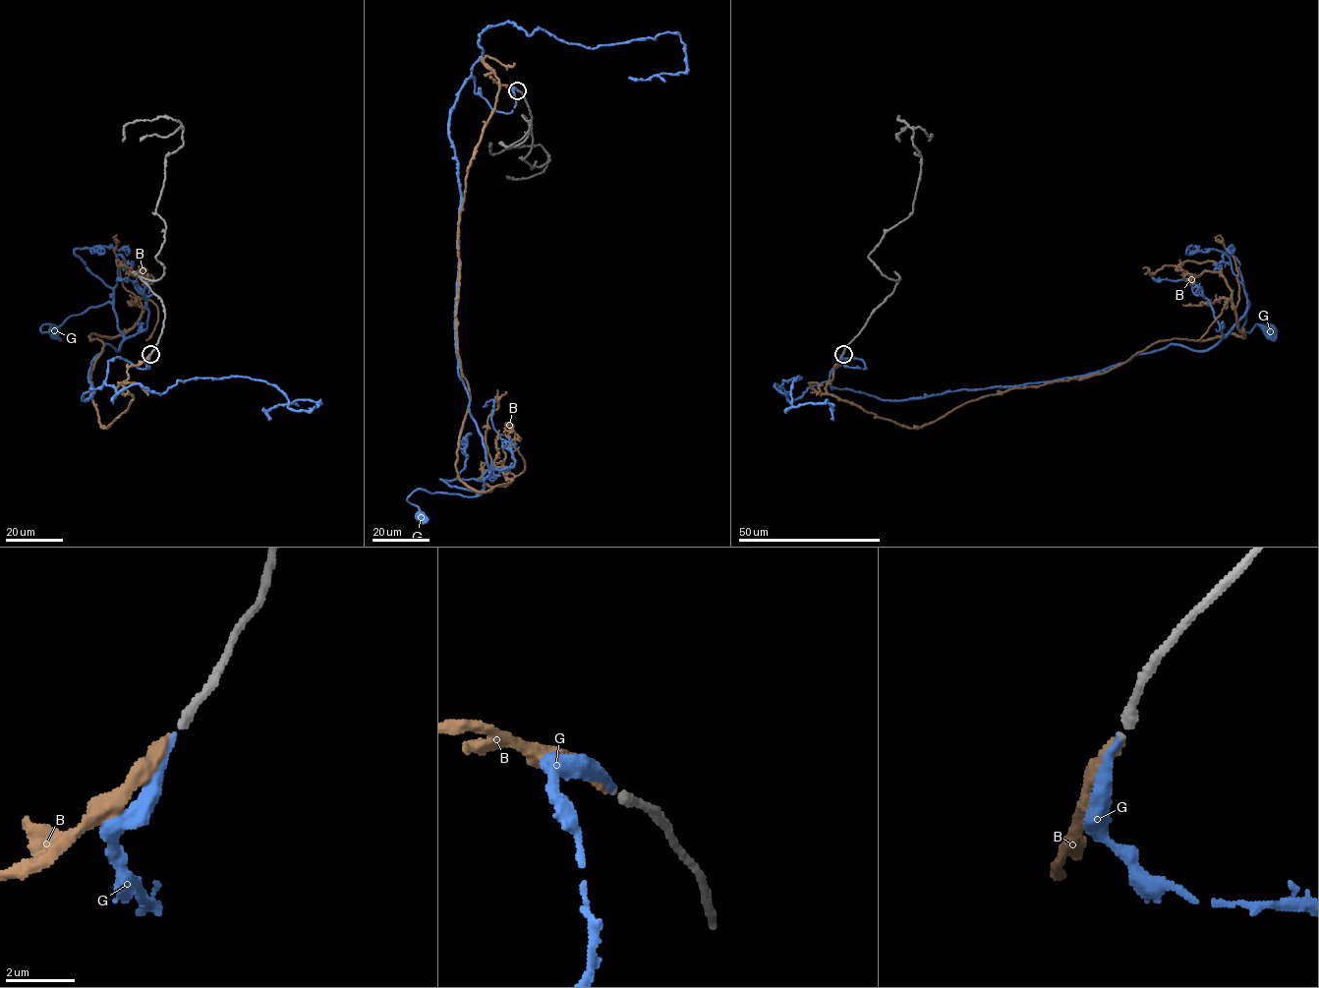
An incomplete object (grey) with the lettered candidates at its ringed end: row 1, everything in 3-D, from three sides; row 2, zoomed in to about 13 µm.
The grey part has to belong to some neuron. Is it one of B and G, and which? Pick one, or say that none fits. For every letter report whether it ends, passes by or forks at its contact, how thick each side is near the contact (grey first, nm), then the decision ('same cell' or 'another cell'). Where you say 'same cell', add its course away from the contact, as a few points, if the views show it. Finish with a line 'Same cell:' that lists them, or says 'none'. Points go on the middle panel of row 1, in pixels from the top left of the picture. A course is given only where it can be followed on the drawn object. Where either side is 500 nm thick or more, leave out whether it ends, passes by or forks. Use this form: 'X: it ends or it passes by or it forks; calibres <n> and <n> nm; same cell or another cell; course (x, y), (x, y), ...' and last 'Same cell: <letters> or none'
B: it ends; calibres 260 and 340 nm; another cell
G: it ends; calibres 260 and 200 nm; same cell; course (518, 90), (495, 111), (471, 77), (450, 109), (458, 373), (489, 473), (477, 496), (414, 491), (419, 515)
Same cell: G

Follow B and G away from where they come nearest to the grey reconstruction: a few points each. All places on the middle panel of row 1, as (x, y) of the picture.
B: (517, 90), (489, 75), (457, 233), (456, 467), (479, 492), (512, 479), (487, 445), (497, 390)
G: (518, 90), (495, 111), (471, 77), (450, 109), (458, 373), (489, 473), (477, 496), (414, 491), (419, 515)

